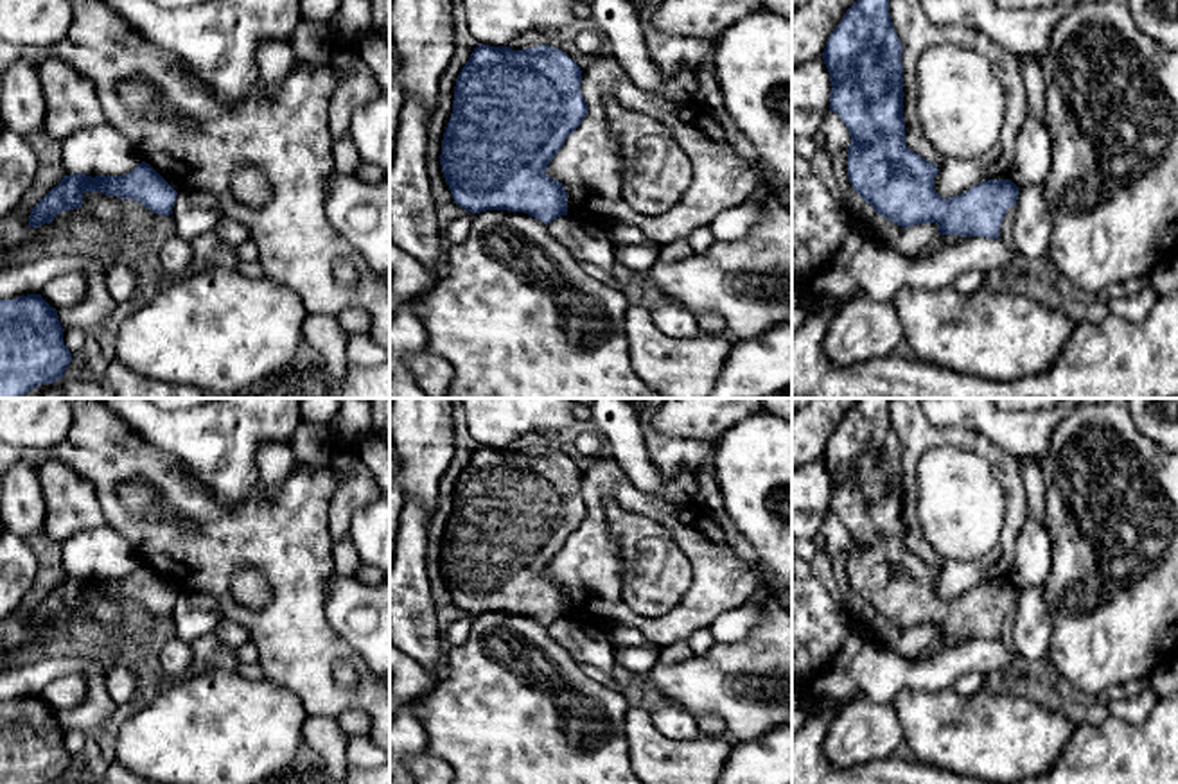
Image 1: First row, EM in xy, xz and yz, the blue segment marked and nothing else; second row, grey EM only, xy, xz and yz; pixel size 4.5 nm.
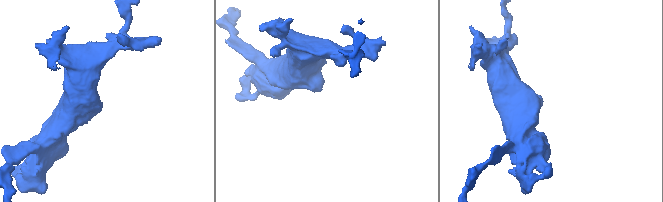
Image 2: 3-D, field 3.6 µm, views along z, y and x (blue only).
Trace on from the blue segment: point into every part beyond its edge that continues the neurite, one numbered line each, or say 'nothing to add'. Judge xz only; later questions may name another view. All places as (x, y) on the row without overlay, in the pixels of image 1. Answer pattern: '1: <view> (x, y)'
nothing to add

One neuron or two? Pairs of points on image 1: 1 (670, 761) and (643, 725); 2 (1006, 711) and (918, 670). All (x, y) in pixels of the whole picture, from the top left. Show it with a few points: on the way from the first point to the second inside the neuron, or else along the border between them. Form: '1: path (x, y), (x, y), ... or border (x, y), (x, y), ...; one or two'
1: path (661, 752), (643, 734); one
2: border (952, 686), (934, 691), (911, 689); two

